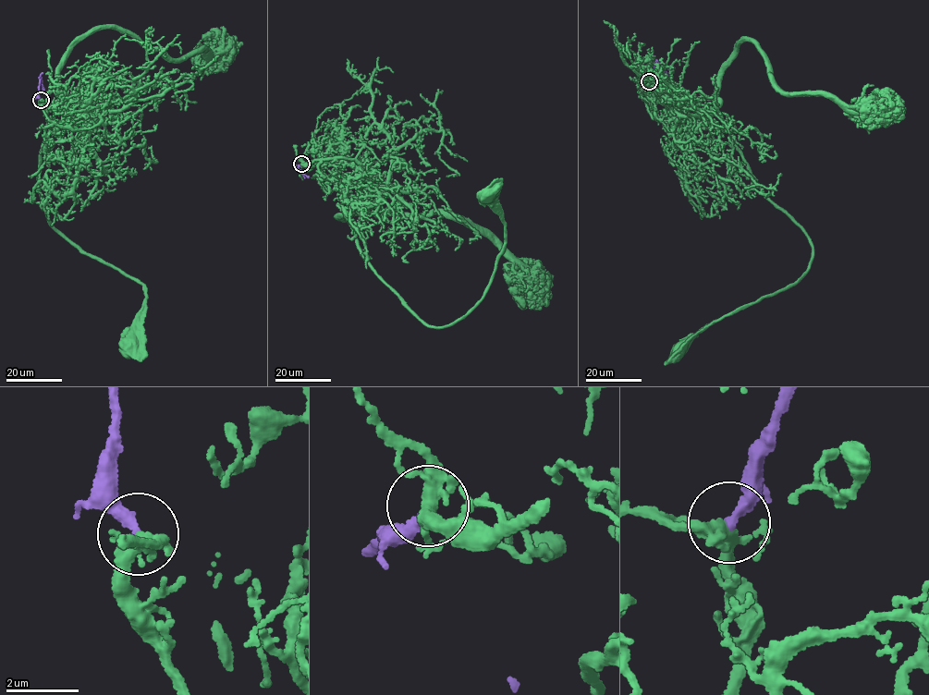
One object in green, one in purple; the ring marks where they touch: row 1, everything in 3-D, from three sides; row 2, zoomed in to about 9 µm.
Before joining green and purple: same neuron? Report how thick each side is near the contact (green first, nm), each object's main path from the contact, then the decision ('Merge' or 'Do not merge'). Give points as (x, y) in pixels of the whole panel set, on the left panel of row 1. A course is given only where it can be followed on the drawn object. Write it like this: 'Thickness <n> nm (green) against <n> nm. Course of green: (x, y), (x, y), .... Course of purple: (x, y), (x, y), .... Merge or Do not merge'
Thickness 320 nm (green) against 300 nm. Course of green: (41, 100), (45, 135), (71, 102), (56, 109), (42, 152), (51, 224), (146, 287), (131, 347). Course of purple: (41, 100), (41, 79), (43, 91). Merge

